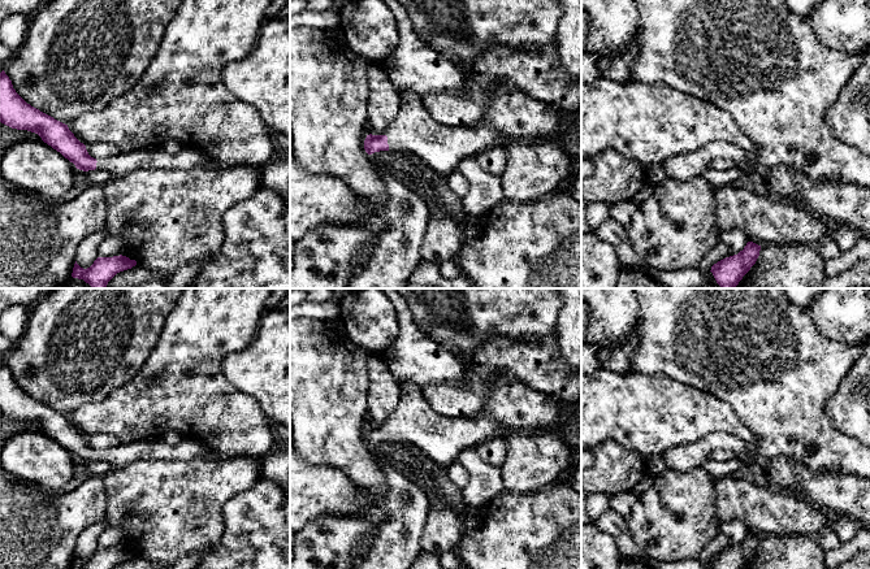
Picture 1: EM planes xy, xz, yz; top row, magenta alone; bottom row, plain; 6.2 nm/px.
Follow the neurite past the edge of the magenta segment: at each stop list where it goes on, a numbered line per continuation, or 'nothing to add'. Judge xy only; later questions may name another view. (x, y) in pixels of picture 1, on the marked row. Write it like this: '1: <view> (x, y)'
1: xy (124, 163)

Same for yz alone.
nothing to add

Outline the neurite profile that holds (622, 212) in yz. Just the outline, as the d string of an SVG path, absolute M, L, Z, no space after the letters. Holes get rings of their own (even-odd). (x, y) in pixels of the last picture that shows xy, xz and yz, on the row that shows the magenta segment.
M620 201L610 205L610 217L623 226L628 226L631 217L637 209L637 204L633 201Z

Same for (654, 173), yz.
M662 162L642 165L642 170L645 171L648 181L652 181L654 184L658 184L666 178Z

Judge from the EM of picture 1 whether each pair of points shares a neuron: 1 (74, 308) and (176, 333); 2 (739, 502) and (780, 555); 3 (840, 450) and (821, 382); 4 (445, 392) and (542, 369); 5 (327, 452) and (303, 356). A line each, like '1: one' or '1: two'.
1: two
2: two
3: one
4: one
5: one

